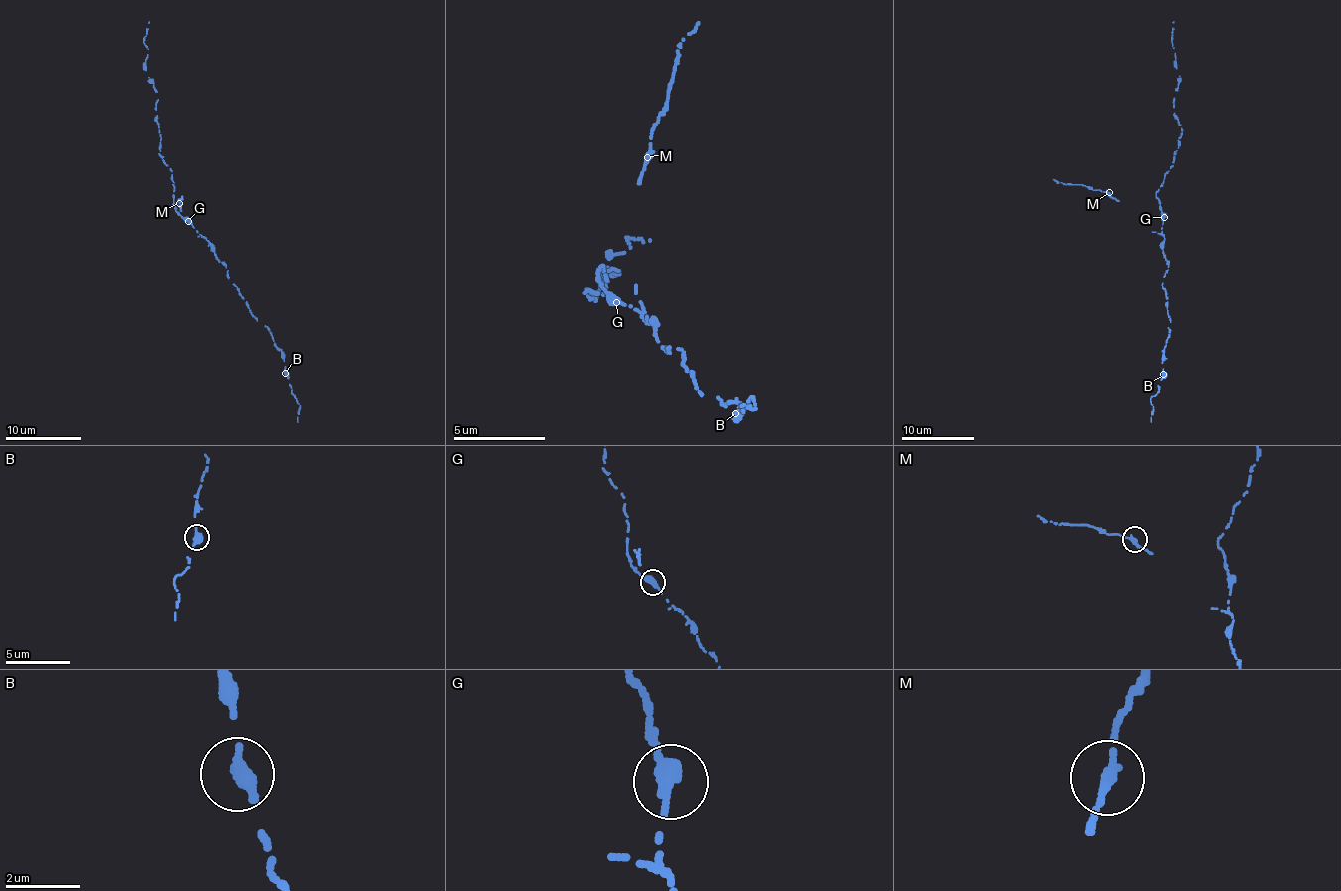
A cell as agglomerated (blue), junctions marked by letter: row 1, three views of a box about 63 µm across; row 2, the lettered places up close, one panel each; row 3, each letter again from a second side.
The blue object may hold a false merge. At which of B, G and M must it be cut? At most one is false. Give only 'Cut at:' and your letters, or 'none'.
Cut at: none

